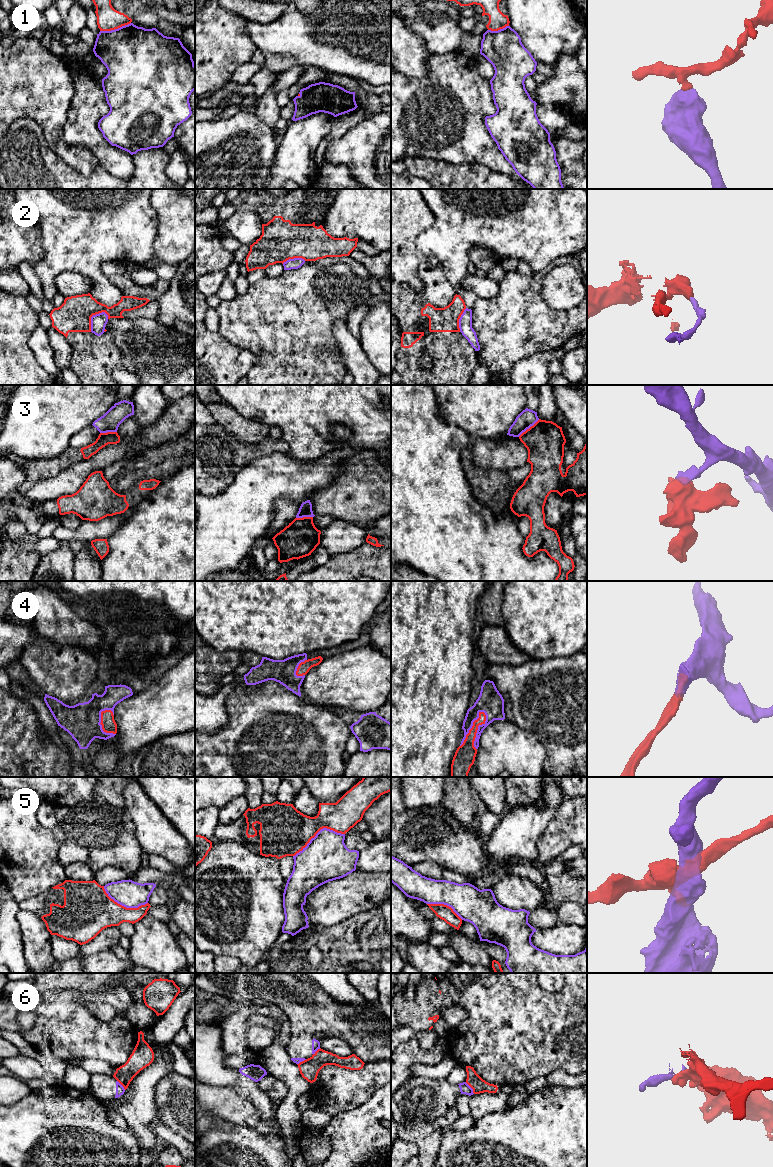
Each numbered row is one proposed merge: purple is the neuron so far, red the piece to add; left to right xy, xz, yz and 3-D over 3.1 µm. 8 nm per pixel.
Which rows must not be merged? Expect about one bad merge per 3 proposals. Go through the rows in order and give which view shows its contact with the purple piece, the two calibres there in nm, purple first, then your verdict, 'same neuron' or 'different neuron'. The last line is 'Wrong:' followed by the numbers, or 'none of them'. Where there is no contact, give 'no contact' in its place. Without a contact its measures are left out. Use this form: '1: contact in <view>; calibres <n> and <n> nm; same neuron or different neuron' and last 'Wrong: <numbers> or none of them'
1: contact in xy; calibres 460 and 180 nm; different neuron
2: contact in xy; calibres 130 and 280 nm; different neuron
3: contact in yz; calibres 140 and 320 nm; different neuron
4: contact in yz; calibres 190 and 170 nm; same neuron
5: contact in xz; calibres 360 and 380 nm; different neuron
6: contact in yz; calibres 80 and 120 nm; different neuron
Wrong: 1, 2, 3, 5, 6

